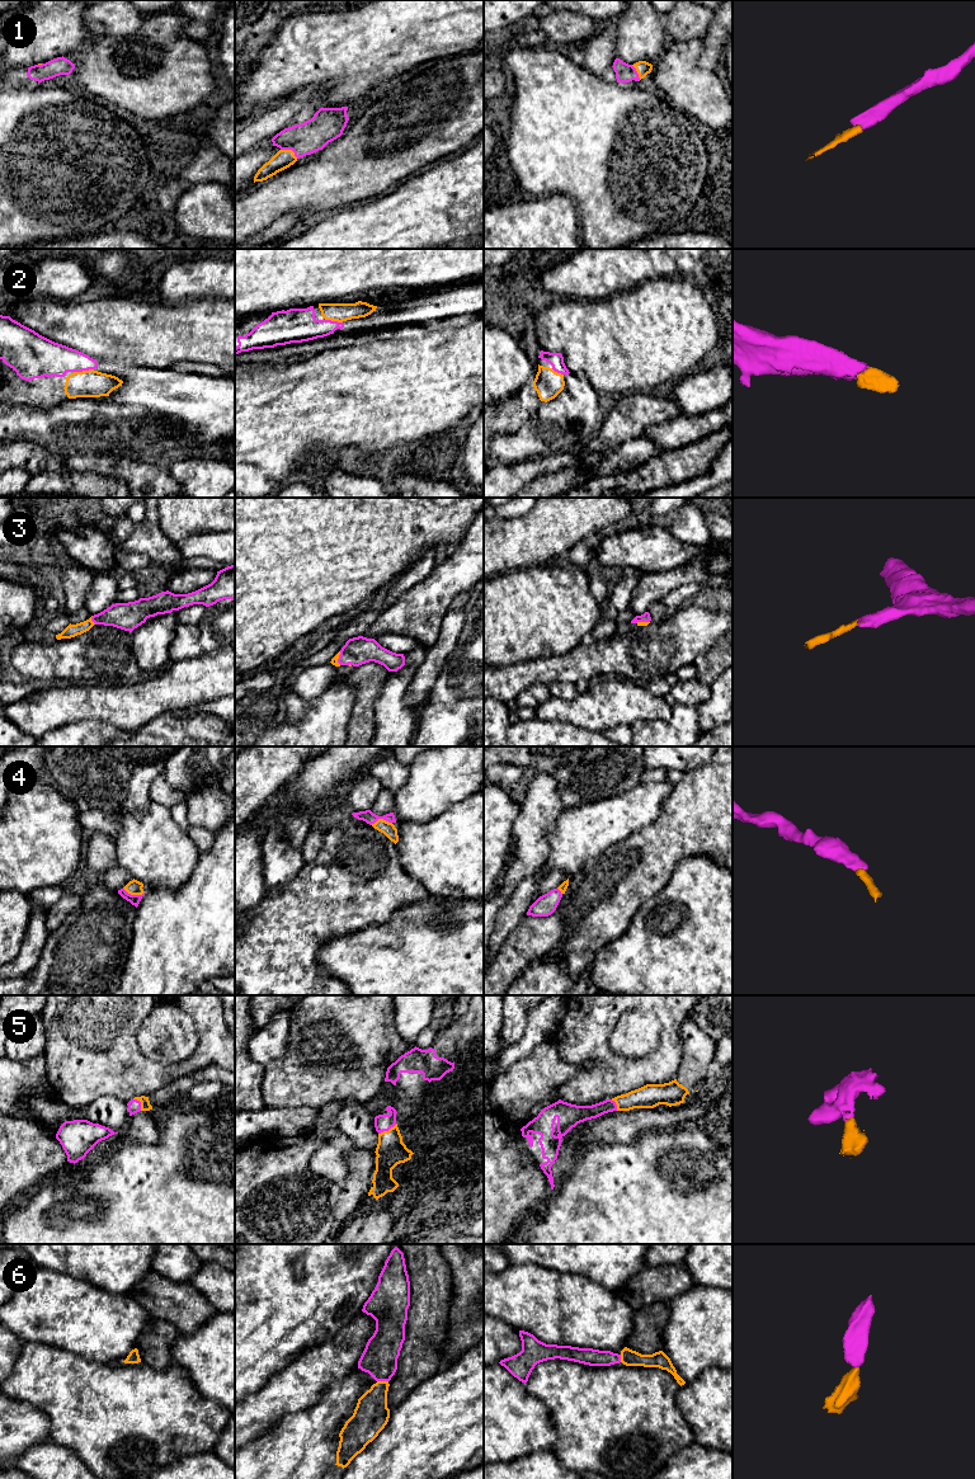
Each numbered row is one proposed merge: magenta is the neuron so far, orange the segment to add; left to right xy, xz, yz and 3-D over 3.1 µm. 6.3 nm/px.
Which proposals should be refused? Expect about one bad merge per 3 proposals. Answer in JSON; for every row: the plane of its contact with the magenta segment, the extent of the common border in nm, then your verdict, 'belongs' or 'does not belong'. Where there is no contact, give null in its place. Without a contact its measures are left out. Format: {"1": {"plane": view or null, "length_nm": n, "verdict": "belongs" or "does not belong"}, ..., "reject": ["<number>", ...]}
{"1": {"plane": "xz", "length_nm": 130, "verdict": "belongs"}, "2": {"plane": "xy", "length_nm": 130, "verdict": "belongs"}, "3": {"plane": "xy", "length_nm": 60, "verdict": "belongs"}, "4": {"plane": "xy", "length_nm": 150, "verdict": "belongs"}, "5": {"plane": "xz", "length_nm": 140, "verdict": "belongs"}, "6": {"plane": "xz", "length_nm": 70, "verdict": "belongs"}, "reject": []}

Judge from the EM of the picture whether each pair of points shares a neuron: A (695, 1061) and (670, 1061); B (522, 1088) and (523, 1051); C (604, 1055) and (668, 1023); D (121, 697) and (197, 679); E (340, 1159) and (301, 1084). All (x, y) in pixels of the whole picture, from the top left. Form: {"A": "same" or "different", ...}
{"A": "different", "B": "different", "C": "same", "D": "same", "E": "different"}

